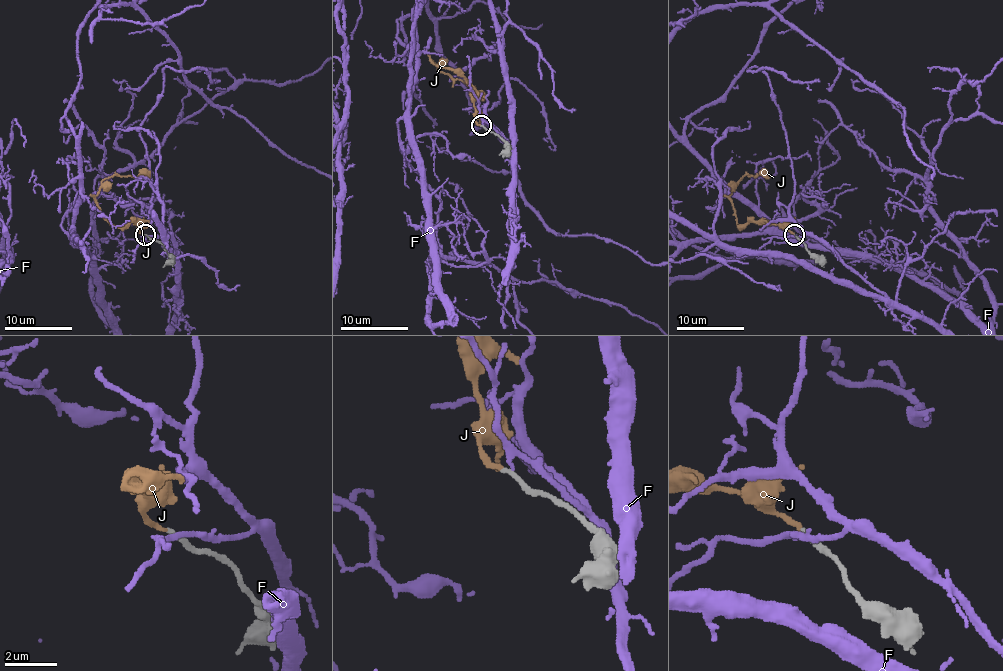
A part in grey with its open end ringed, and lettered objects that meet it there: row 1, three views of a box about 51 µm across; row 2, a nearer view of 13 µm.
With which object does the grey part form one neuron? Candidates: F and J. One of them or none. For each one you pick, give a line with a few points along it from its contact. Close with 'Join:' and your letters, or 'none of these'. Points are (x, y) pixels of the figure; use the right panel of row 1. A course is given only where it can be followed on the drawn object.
J: it runs (794, 234), (774, 224), (738, 224), (730, 200), (733, 186), (745, 174), (767, 176)
Join: J

